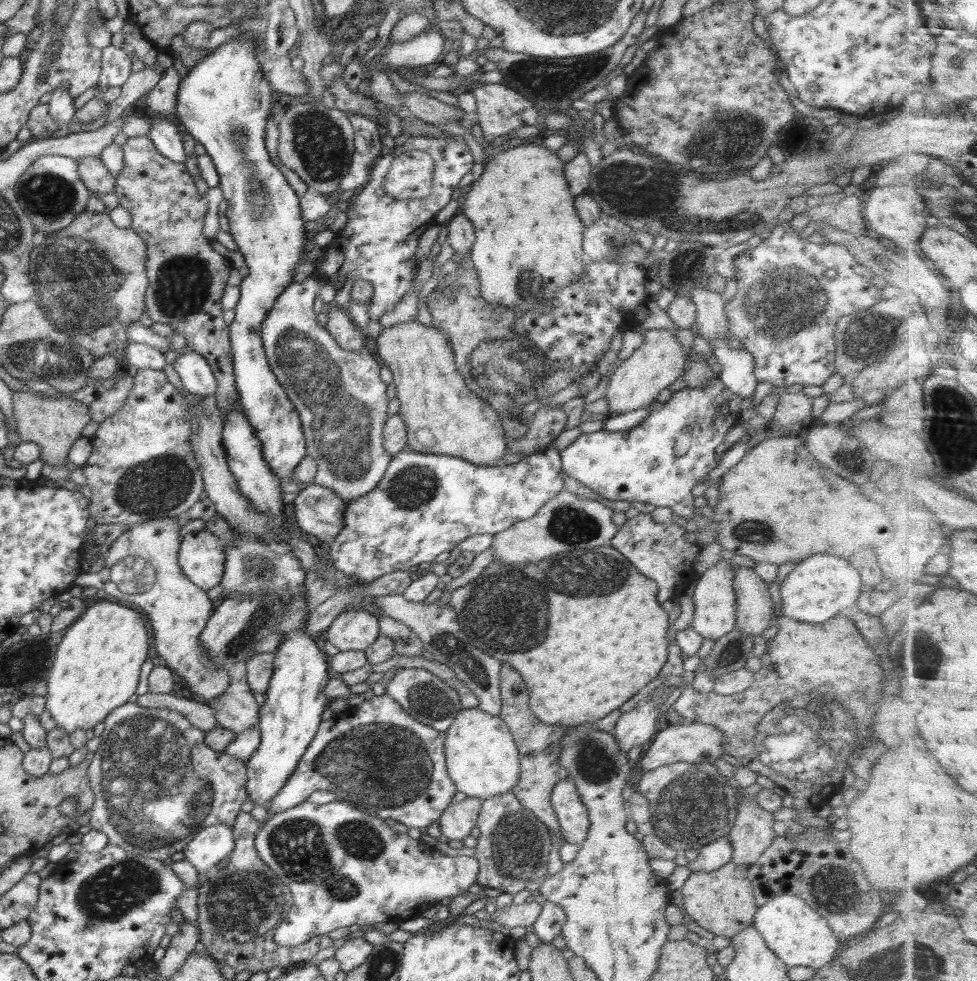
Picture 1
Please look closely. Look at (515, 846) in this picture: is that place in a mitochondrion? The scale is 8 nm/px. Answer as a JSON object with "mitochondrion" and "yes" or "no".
{"mitochondrion":"yes"}

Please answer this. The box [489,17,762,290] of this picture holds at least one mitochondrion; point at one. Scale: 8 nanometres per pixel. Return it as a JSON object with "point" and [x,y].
{"point":[637,189]}

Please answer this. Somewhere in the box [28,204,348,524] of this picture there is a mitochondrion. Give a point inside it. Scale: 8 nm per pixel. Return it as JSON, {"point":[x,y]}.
{"point":[78,284]}

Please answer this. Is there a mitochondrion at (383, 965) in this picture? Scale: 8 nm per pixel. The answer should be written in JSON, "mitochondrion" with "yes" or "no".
{"mitochondrion":"yes"}

